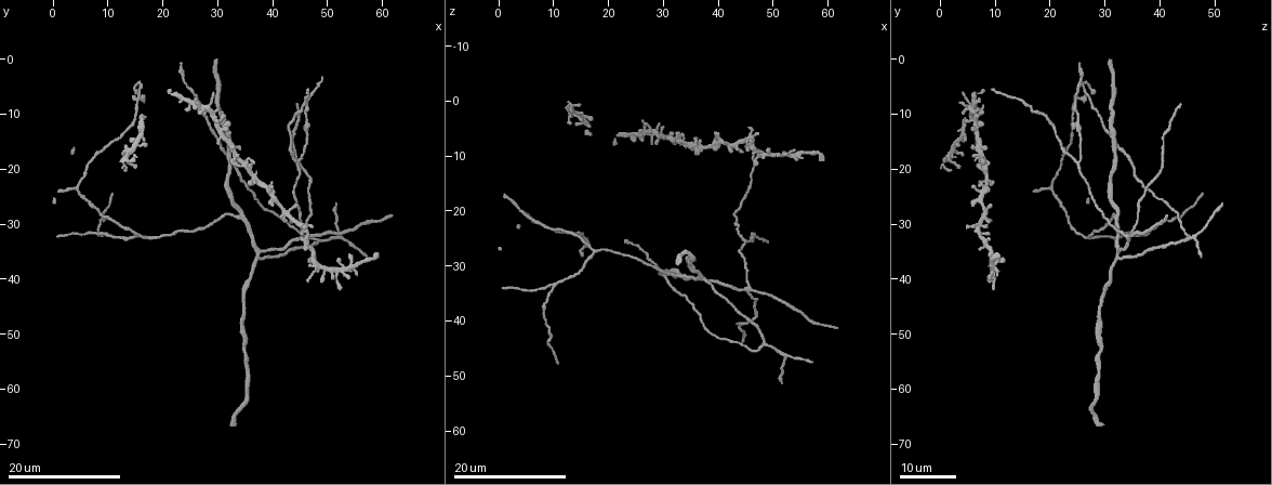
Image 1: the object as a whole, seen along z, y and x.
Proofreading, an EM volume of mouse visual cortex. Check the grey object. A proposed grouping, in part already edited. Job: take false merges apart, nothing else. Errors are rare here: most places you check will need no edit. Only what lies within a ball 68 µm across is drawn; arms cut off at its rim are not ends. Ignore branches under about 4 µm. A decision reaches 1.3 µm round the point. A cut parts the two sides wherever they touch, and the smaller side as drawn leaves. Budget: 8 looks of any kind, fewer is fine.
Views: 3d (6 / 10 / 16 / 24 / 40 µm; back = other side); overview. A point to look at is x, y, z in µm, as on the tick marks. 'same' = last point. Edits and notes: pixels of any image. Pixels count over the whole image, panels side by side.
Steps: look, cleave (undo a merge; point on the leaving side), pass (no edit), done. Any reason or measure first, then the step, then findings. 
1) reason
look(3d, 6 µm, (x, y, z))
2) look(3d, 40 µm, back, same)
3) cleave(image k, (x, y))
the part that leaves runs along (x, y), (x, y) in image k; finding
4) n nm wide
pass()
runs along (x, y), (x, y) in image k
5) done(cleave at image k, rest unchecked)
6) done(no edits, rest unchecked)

branch point
look(3d, 24 µm, (48.5, 33.0, 44.5))

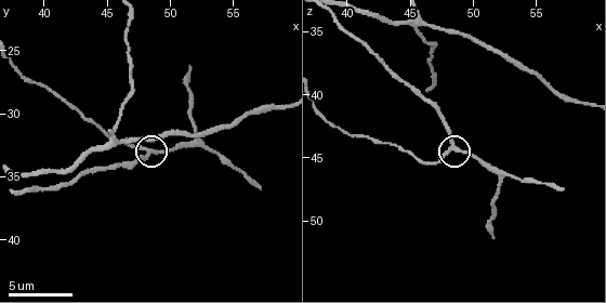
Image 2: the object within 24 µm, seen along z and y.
look(3d, 6 µm, (48.2, 33.0, 44.2))

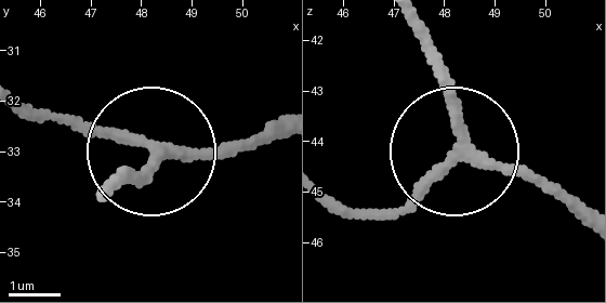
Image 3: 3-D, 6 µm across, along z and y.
from behind
look(3d, 6 µm, back, (48.35, 32.95, 44.35))

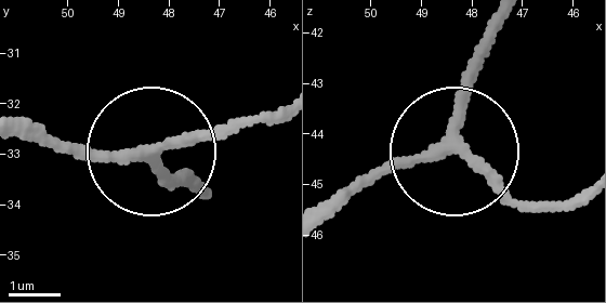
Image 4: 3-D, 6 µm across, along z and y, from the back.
220 nm wide
pass()
runs along (199, 185), (156, 155), (30, 142) in image 4; all the same neuron

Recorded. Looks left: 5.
look(3d, 10 µm, (52.4, 32.0, 46.4))

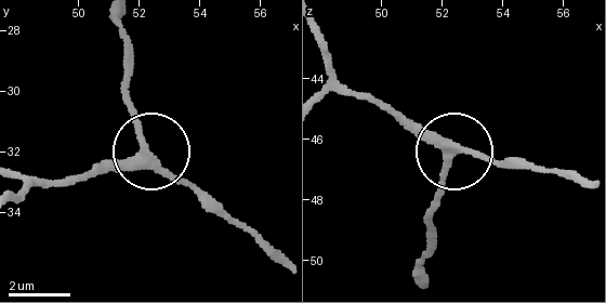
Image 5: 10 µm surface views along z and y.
240 nm wide
pass()
one neuron here

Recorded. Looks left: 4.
arms part here
look(3d, 16 µm, (44.5, 19.0, 25.0))

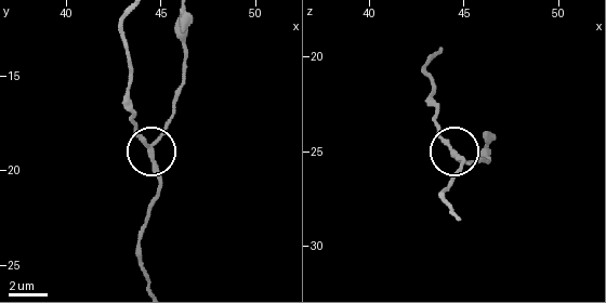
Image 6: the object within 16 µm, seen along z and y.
zoom in
look(3d, 10 µm, (44.5, 18.8, 25.1))

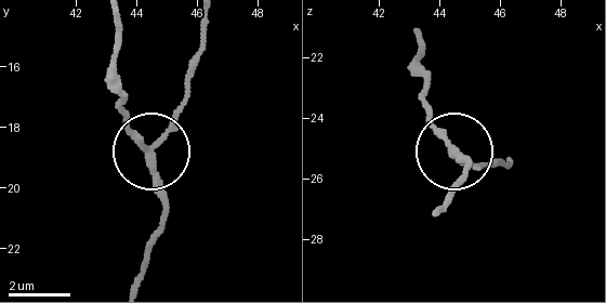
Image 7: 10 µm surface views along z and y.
look(3d, 10 µm, back, (44.5, 18.8, 25.2))

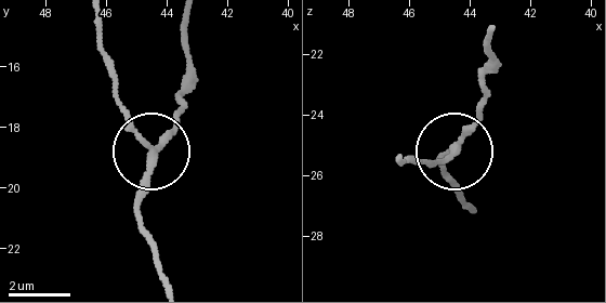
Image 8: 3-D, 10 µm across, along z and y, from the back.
pass()
continuous, no second neuron

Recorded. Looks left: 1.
looks like a crossing
look(3d, 10 µm, (45.6, 32.2, 33.8))

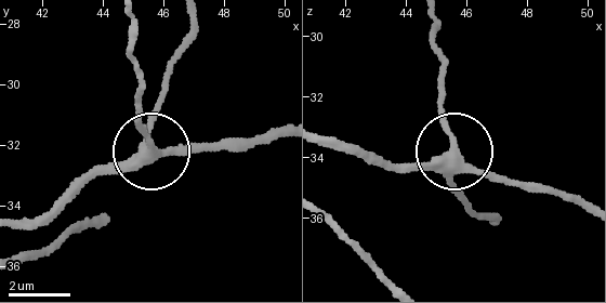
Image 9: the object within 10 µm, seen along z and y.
320 nm wide
pass()
runs along (325, 136), (395, 162), (464, 157), (524, 190) in image 9; continuous, no second neuron

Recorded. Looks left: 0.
done(no edits, rest unchecked)

